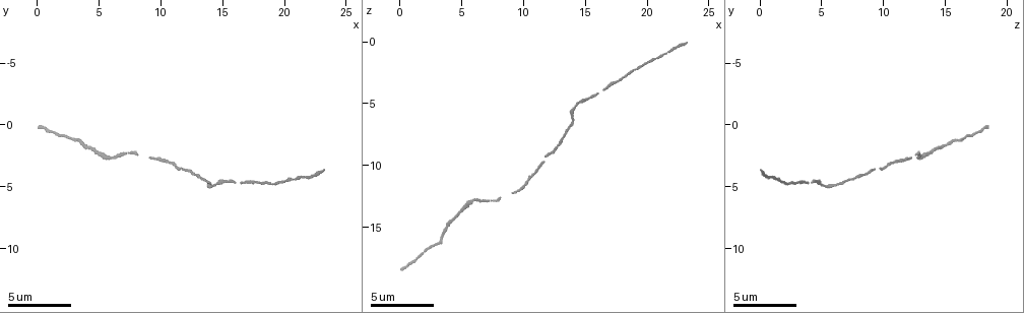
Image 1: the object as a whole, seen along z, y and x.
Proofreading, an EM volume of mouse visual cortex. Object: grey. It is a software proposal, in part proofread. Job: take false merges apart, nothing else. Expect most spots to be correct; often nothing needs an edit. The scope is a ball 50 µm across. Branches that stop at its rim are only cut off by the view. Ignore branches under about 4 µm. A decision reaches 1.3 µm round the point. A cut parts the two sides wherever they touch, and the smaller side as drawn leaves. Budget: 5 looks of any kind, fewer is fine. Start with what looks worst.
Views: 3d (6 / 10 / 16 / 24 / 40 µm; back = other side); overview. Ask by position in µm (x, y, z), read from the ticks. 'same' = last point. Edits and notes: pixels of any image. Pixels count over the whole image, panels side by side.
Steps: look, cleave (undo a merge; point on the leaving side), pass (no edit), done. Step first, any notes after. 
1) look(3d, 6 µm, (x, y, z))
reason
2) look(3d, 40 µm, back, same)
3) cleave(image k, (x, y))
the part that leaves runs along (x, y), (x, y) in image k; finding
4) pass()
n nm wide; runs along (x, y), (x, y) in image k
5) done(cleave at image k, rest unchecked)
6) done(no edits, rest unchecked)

look(3d, 10 µm, (4.4, 2.0, 14.2))
sudden change in width

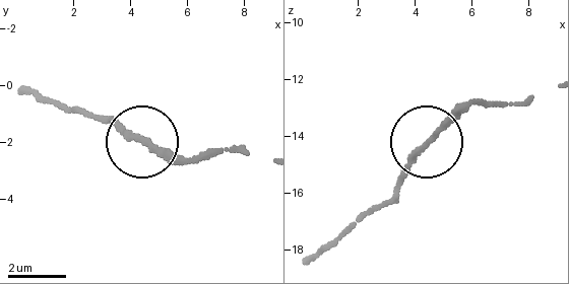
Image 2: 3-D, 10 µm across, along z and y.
pass()
190 nm wide; all the same neuron

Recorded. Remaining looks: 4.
look(3d, 10 µm, (12.0, 3.8, 9.0))

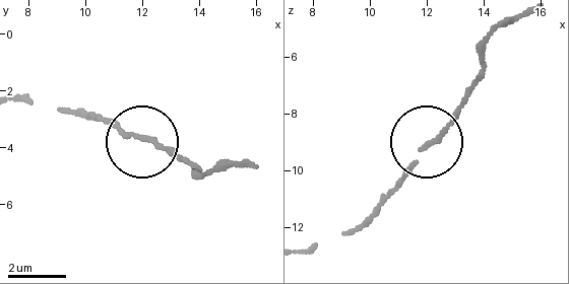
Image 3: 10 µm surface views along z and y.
pass()
runs along (427, 149), (483, 81) in image 3; all the same neuron

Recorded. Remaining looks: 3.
look(3d, 16 µm, (16.6, 4.8, 4.0))
a narrow waist

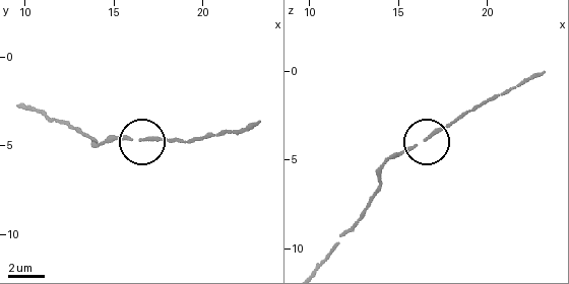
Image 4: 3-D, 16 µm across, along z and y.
look(3d, 16 µm, back, (16.6, 4.6, 3.9))

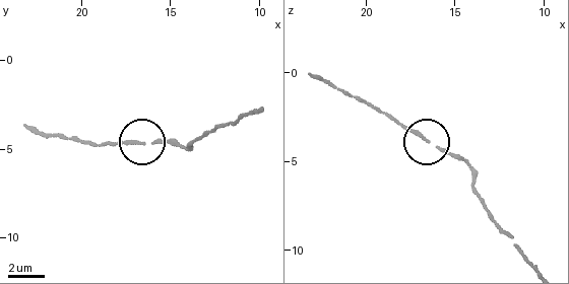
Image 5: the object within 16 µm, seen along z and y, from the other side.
pass()
runs along (223, 126), (187, 147), (97, 144) in image 5; continuous, no second neuron

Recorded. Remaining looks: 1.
done(no edits, rest unchecked)

